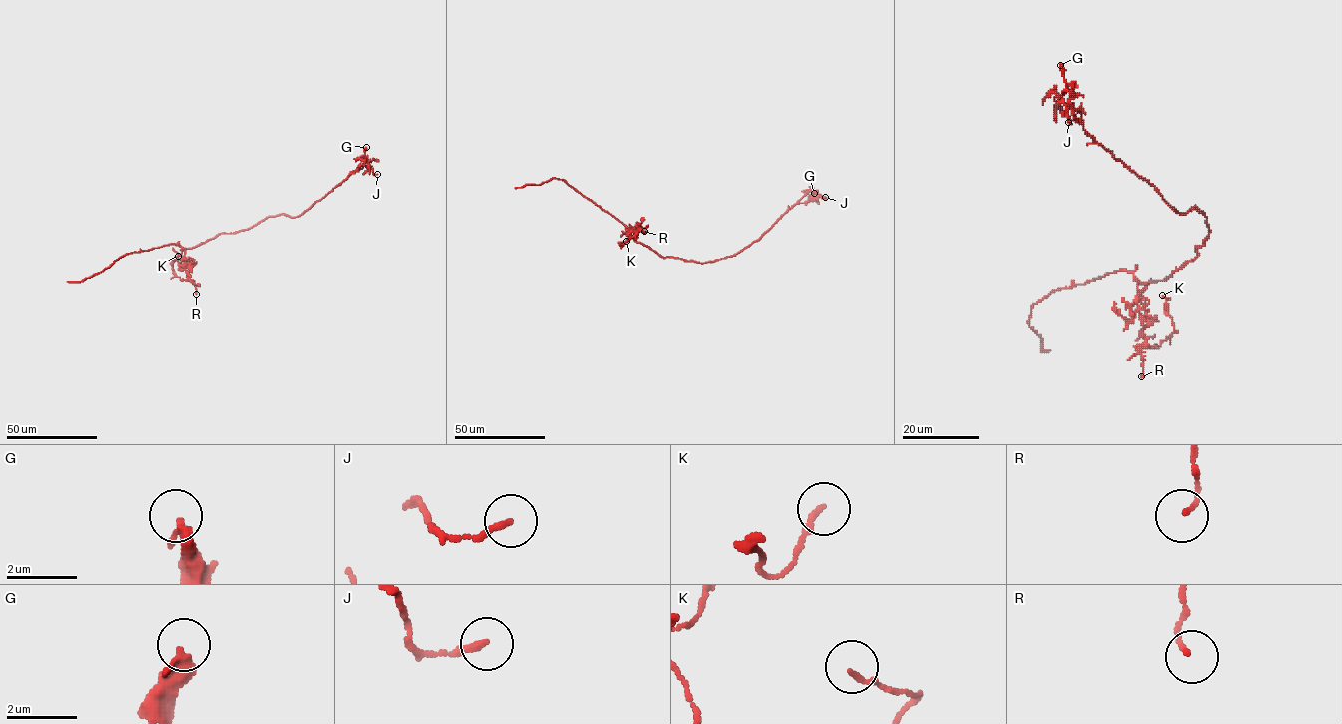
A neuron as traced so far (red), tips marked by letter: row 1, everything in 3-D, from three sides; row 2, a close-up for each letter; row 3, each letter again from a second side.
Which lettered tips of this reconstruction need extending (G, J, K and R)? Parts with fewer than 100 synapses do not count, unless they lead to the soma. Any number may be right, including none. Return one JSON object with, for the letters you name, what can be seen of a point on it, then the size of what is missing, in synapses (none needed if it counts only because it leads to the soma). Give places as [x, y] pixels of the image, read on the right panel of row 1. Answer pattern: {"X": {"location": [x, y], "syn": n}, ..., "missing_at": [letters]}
{"missing_at": []}

